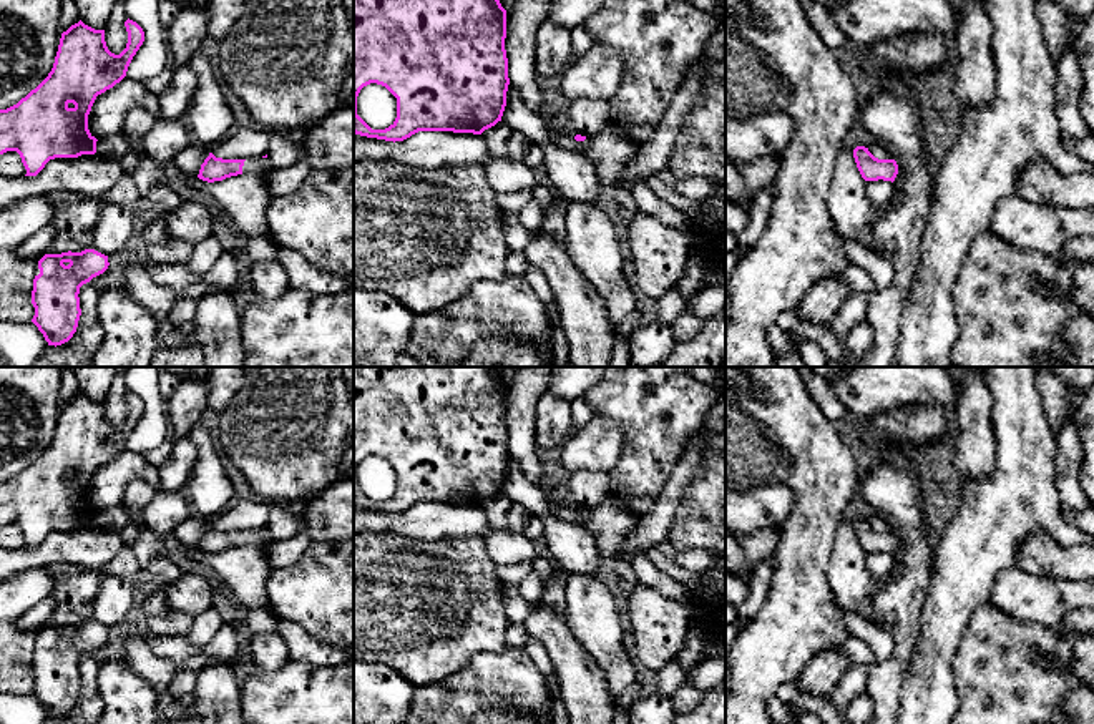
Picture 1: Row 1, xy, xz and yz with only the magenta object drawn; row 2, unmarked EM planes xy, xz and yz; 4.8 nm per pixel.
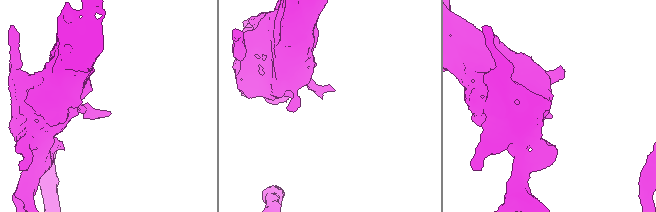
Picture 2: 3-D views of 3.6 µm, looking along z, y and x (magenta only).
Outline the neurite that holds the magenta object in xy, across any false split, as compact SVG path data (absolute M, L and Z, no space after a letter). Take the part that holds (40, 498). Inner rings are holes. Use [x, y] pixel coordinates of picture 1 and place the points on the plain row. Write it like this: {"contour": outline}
{"contour": "M81 392L61 405L55 435L48 448L17 477L0 482L0 526L17 523L27 541L37 548L50 531L78 530L96 525L96 510L88 501L88 487L98 467L120 455L144 413L143 400L125 394L126 420L115 427L105 413L105 402L95 402Z"}

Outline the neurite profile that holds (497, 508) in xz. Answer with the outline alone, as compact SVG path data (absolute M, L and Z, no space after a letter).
M498 493L495 498L485 501L481 508L485 510L490 531L506 530L506 515L511 508L511 501L506 495Z

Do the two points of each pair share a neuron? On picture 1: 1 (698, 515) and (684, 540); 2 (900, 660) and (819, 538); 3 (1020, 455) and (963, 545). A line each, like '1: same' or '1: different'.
1: same
2: different
3: same

